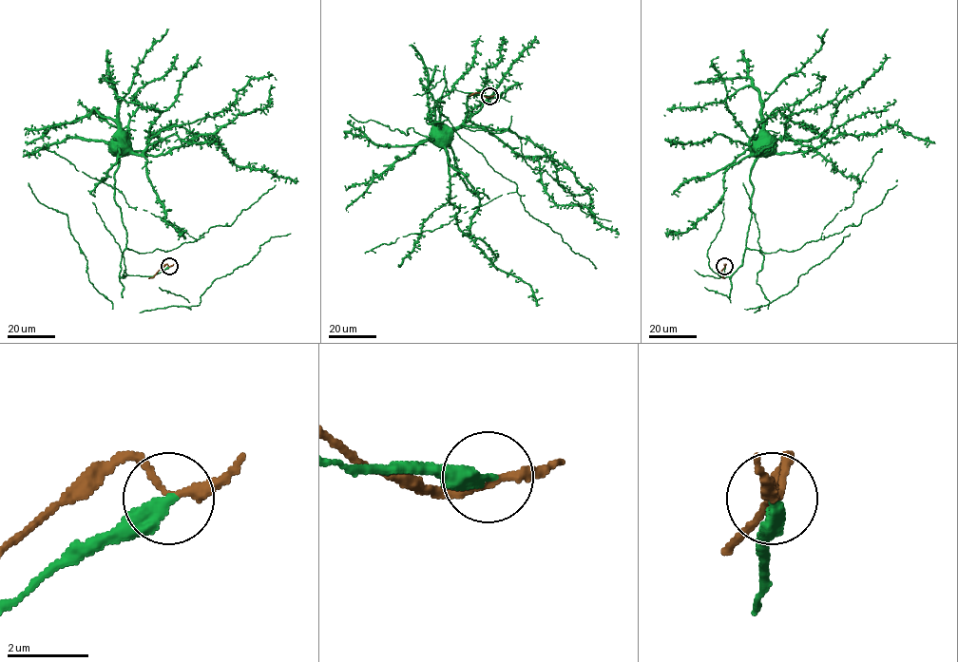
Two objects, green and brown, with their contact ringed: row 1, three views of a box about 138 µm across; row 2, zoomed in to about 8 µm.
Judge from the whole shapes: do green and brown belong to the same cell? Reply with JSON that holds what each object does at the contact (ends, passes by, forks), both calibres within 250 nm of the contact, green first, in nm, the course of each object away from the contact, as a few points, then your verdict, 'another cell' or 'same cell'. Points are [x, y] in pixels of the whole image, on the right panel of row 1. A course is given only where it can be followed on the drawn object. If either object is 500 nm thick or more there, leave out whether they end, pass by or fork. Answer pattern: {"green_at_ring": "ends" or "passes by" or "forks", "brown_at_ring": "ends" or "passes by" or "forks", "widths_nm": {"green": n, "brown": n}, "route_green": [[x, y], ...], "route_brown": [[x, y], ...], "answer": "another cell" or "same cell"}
{"green_at_ring": "ends", "brown_at_ring": "passes by", "widths_nm": {"green": 400, "brown": 160}, "route_green": [[725, 267], [720, 277], [730, 276], [741, 264], [750, 225], [750, 171], [756, 145]], "route_brown": [[725, 267], [721, 274], [724, 278]], "answer": "another cell"}

